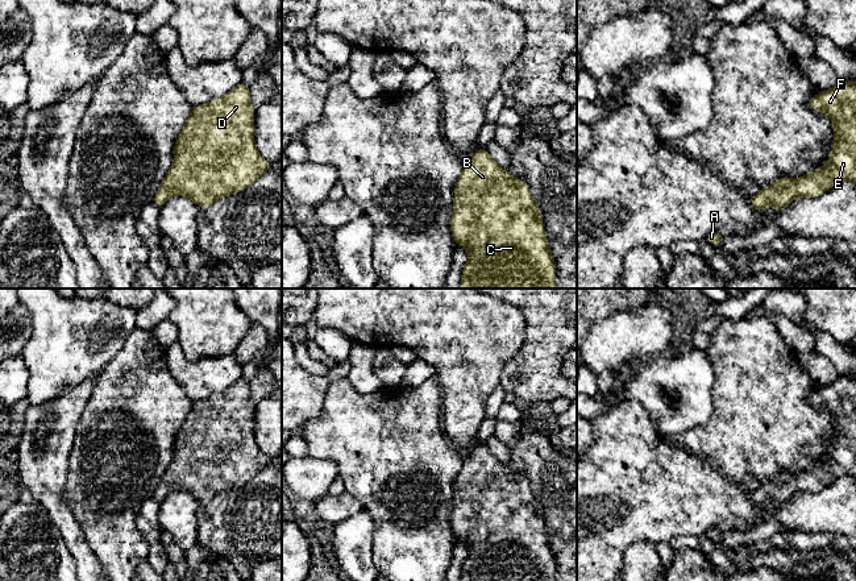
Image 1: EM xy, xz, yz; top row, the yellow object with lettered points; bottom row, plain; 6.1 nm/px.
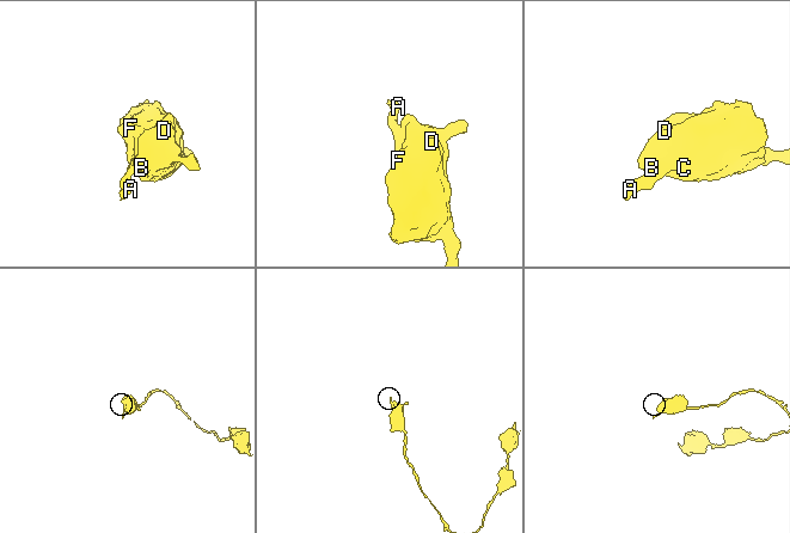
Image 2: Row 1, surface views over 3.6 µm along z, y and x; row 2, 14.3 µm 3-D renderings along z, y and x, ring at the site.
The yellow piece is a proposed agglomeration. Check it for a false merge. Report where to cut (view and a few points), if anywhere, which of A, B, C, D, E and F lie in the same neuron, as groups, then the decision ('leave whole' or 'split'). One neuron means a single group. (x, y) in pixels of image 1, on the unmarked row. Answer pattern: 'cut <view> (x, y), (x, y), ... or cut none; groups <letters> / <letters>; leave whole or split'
cut none; groups A B C D E F; leave whole

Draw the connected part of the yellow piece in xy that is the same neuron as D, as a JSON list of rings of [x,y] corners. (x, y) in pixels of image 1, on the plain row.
[[[244,378],[220,394],[192,402],[175,436],[173,461],[154,490],[154,499],[161,505],[170,493],[186,491],[205,505],[223,491],[246,485],[267,468],[271,458],[258,448],[254,437],[254,410],[250,381]]]

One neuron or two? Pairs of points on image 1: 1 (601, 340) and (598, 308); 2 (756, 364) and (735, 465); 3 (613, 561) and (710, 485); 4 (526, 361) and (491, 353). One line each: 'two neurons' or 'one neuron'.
1: two neurons
2: one neuron
3: one neuron
4: two neurons

